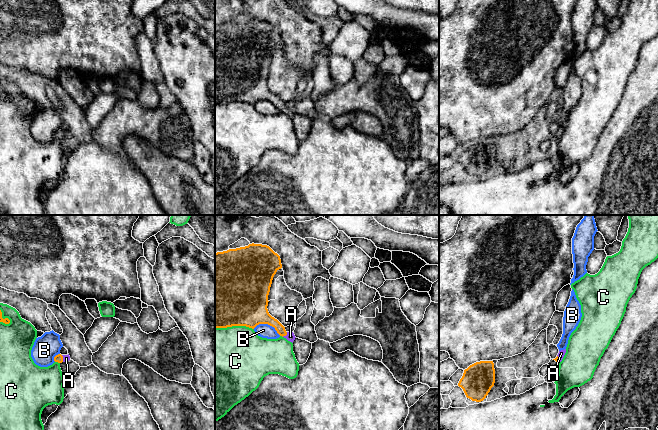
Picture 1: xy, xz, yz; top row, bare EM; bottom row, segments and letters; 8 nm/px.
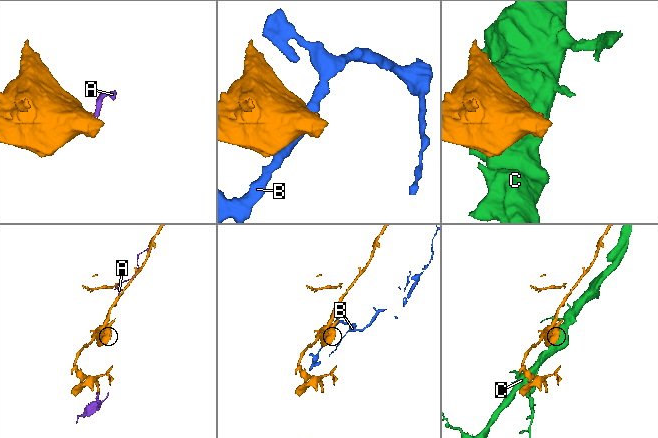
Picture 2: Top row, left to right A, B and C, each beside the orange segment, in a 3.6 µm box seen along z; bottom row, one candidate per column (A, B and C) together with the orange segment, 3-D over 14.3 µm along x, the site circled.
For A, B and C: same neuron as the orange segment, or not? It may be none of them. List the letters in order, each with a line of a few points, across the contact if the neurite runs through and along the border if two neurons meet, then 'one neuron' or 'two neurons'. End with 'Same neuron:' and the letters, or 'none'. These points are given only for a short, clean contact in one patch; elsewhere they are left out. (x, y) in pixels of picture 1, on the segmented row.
A: one neuron
B: two neurons
C: two neurons
Same neuron: A

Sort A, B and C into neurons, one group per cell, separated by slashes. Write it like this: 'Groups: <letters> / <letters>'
Groups: A / B / C

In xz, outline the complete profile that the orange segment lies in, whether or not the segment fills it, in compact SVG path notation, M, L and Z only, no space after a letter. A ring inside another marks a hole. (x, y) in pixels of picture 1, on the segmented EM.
M252 243L215 253L215 328L246 326L254 329L259 324L268 324L293 343L294 333L287 332L267 309L273 277L281 268L280 256L267 245Z

